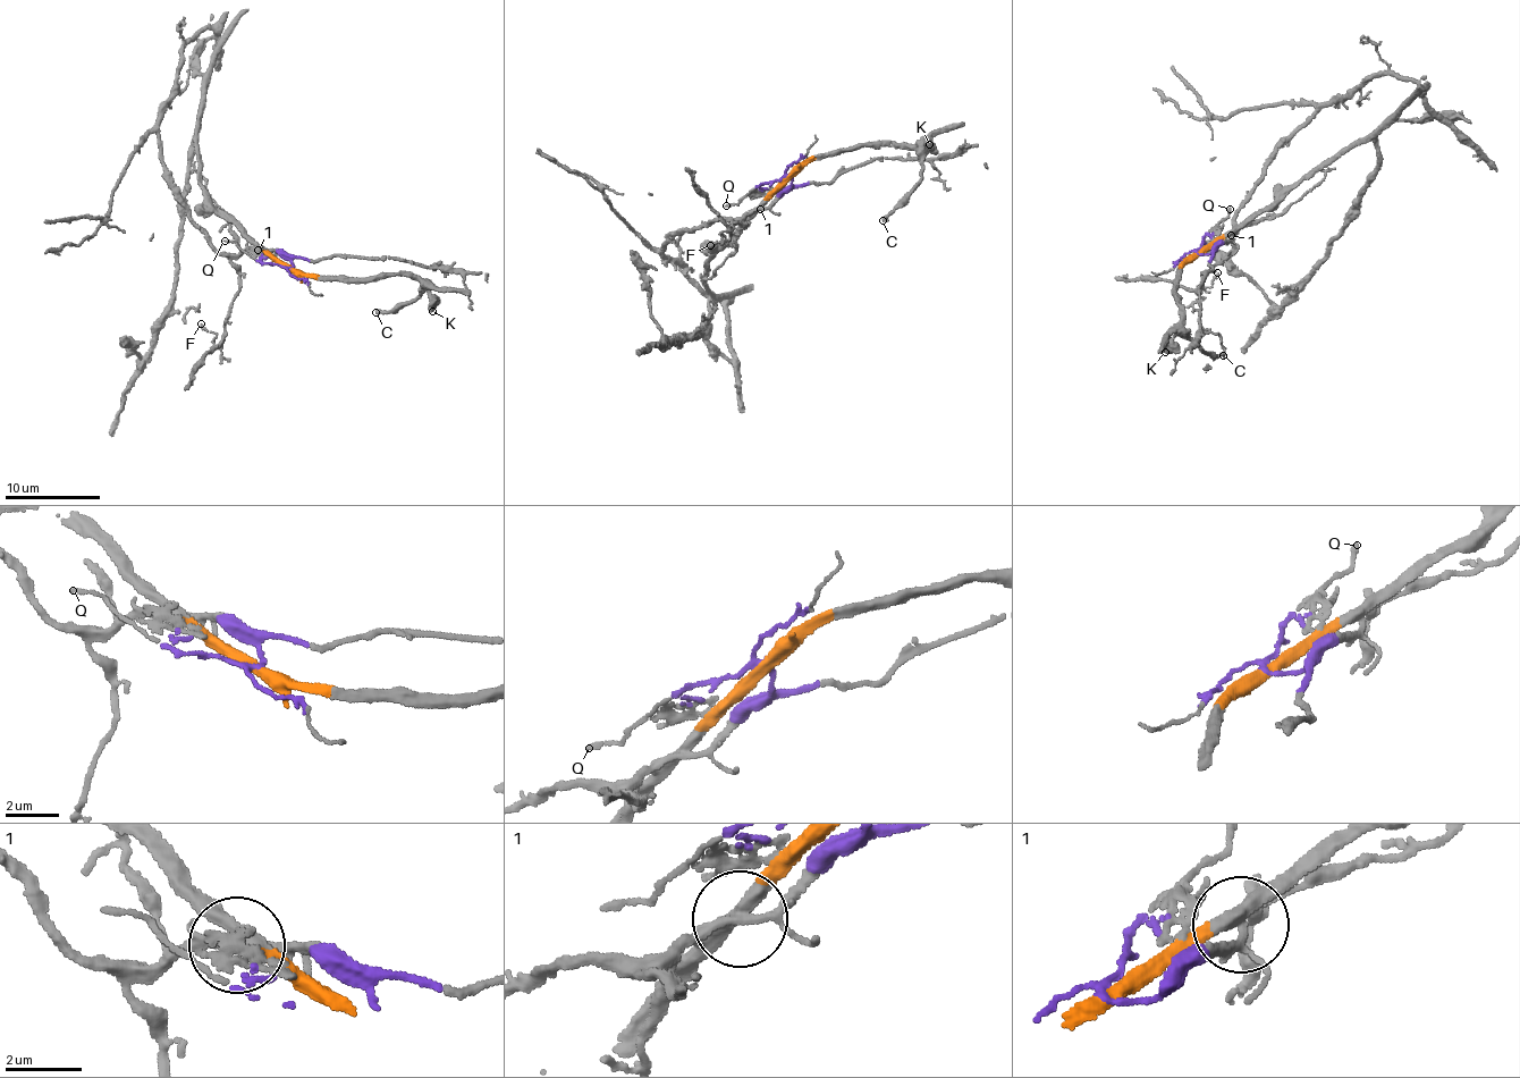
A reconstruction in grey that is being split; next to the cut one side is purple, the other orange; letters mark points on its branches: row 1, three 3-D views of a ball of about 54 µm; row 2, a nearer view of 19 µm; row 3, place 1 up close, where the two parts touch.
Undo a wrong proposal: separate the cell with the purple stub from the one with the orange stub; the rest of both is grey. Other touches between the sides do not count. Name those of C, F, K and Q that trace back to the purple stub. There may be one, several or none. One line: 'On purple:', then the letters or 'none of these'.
On purple: F, Q

